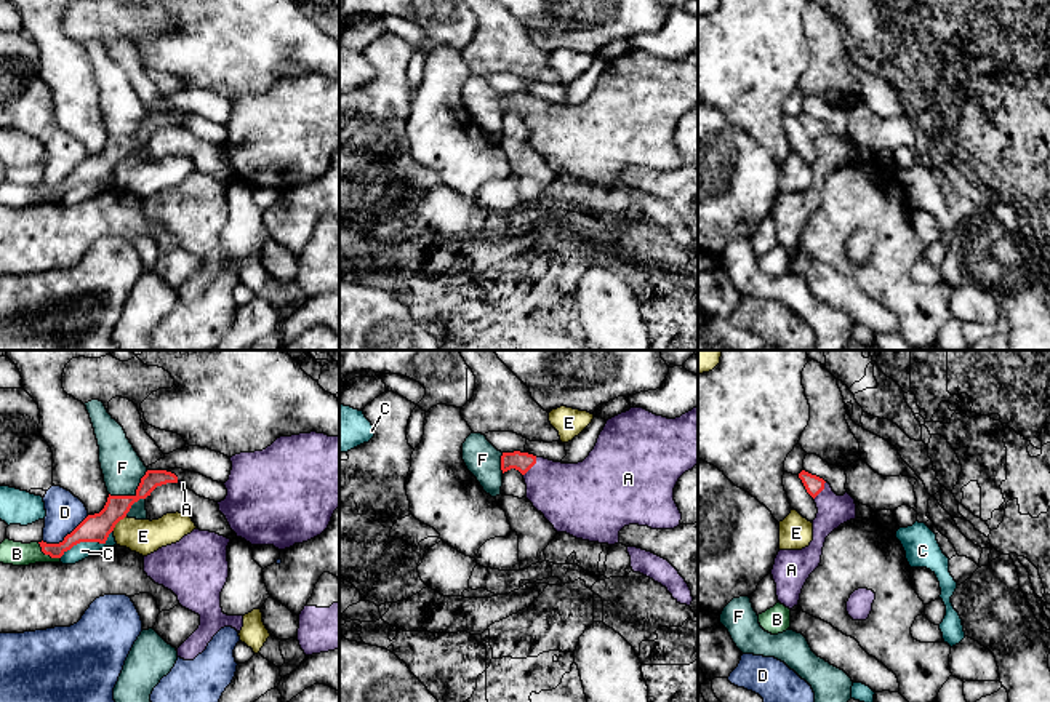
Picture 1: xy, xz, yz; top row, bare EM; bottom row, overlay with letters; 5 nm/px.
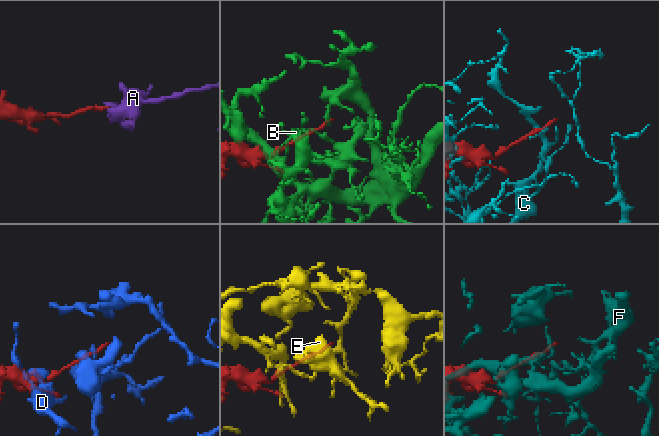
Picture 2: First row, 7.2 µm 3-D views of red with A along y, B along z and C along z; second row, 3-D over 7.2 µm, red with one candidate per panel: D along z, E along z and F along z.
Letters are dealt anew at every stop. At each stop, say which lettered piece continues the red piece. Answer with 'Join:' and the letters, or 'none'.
Join: A

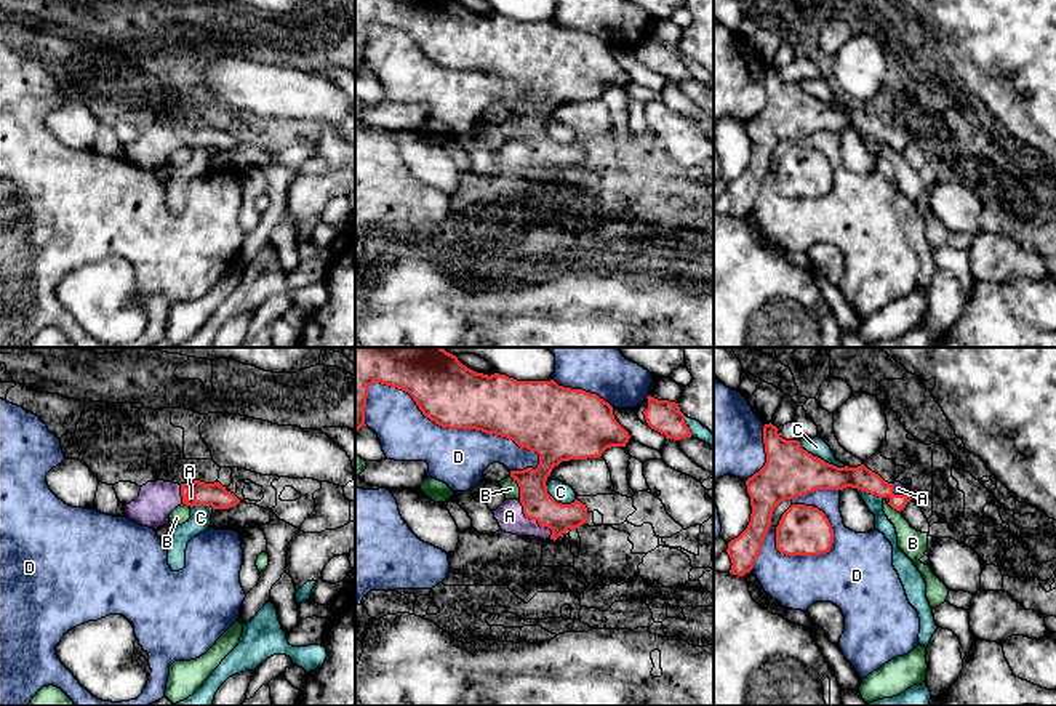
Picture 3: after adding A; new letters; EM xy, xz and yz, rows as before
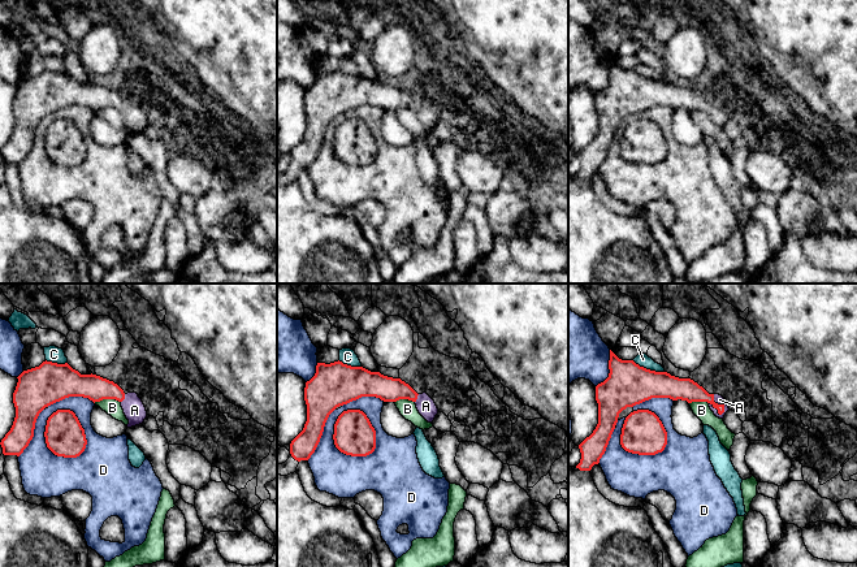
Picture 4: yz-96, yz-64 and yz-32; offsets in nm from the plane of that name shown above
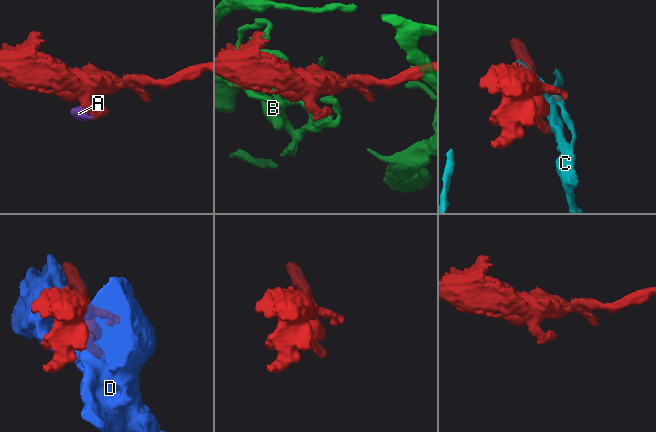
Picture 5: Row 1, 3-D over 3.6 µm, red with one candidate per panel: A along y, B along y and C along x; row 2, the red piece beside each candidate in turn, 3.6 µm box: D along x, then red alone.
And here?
Join: A

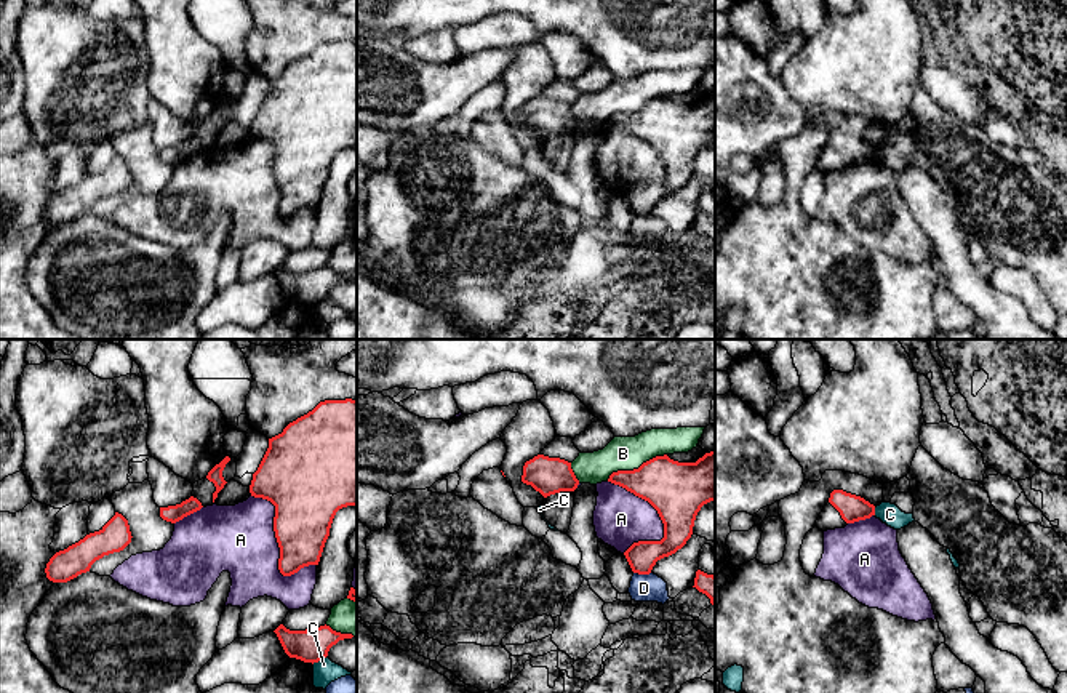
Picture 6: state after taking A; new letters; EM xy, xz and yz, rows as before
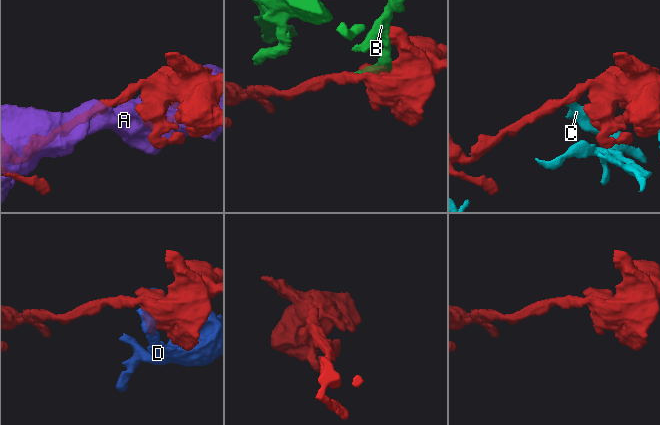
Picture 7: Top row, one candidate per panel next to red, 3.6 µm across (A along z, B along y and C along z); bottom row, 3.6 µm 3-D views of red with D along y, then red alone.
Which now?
Join: none

